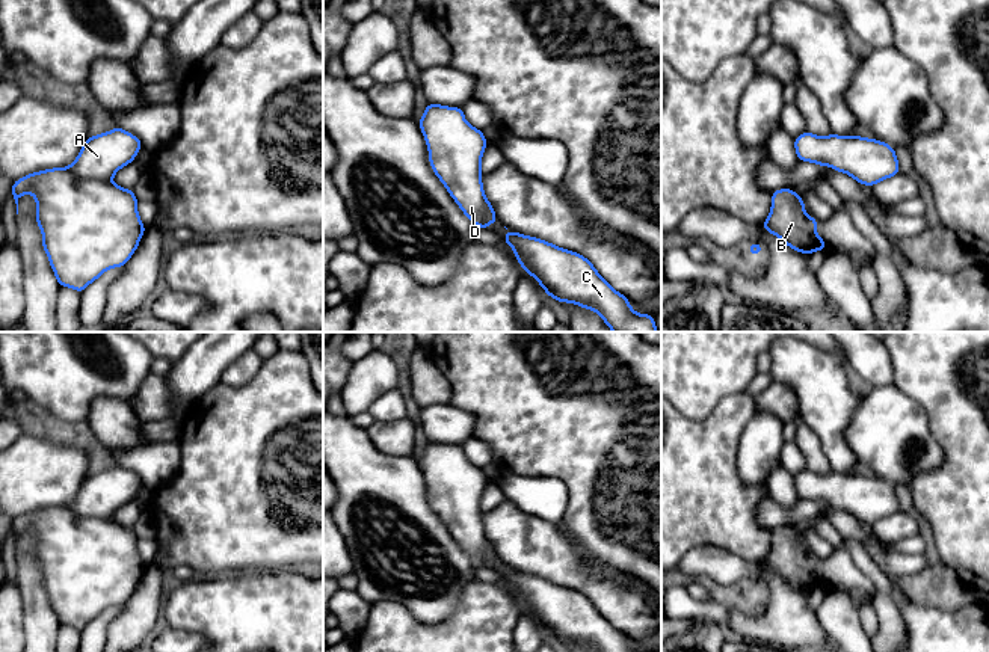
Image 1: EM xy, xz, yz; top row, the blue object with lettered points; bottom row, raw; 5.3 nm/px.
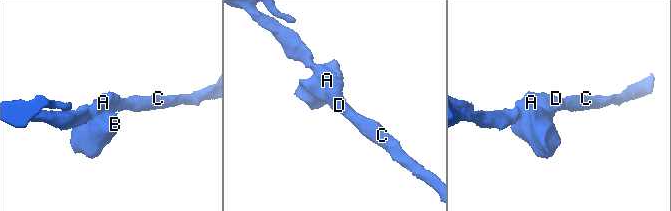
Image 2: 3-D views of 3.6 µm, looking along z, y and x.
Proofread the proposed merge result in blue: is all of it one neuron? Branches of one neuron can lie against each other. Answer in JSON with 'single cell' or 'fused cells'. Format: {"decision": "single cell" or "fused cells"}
{"decision": "single cell"}

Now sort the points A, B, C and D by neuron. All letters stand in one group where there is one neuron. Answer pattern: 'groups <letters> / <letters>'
groups A B C D

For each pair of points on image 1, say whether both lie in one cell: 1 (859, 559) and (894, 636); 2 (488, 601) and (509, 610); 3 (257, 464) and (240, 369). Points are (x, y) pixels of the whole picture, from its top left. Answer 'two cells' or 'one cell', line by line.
1: one cell
2: one cell
3: two cells

